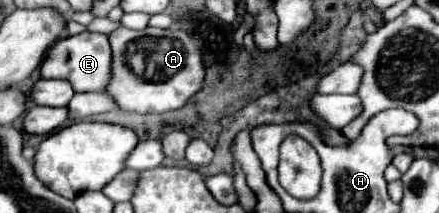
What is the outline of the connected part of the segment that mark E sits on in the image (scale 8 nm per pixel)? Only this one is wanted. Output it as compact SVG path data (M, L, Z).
M85 31L67 39L59 39L55 45L49 47L41 63L41 77L67 79L71 81L73 91L103 91L103 85L107 85L111 73L109 63L111 63L111 47L107 35Z

